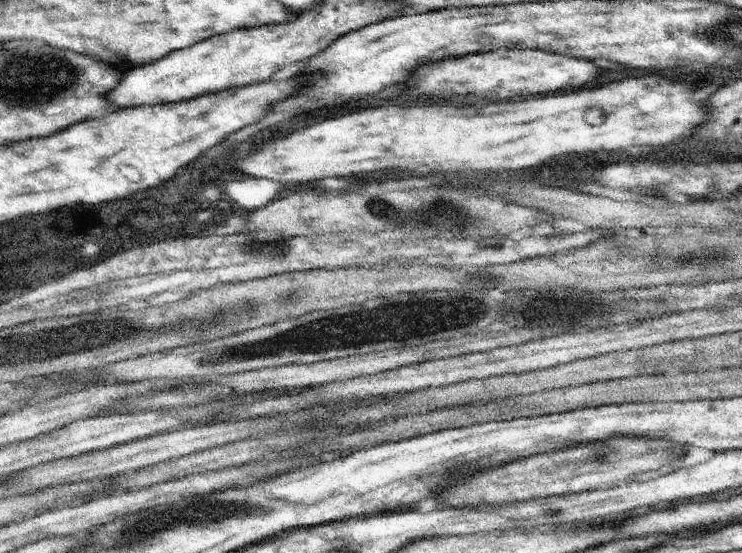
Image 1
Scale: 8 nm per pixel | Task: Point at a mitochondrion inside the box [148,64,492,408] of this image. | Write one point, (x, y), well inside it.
(247, 251)

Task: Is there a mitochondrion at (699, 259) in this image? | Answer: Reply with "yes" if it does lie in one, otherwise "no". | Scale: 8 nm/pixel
yes

